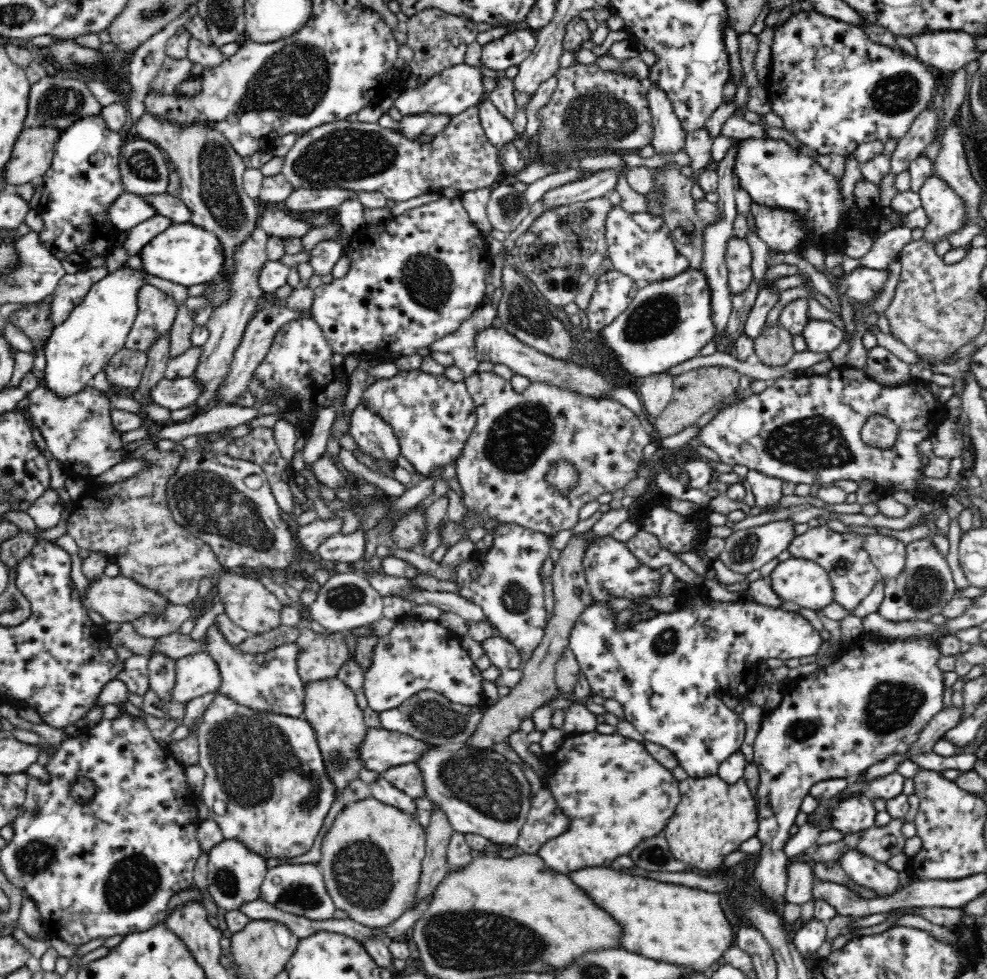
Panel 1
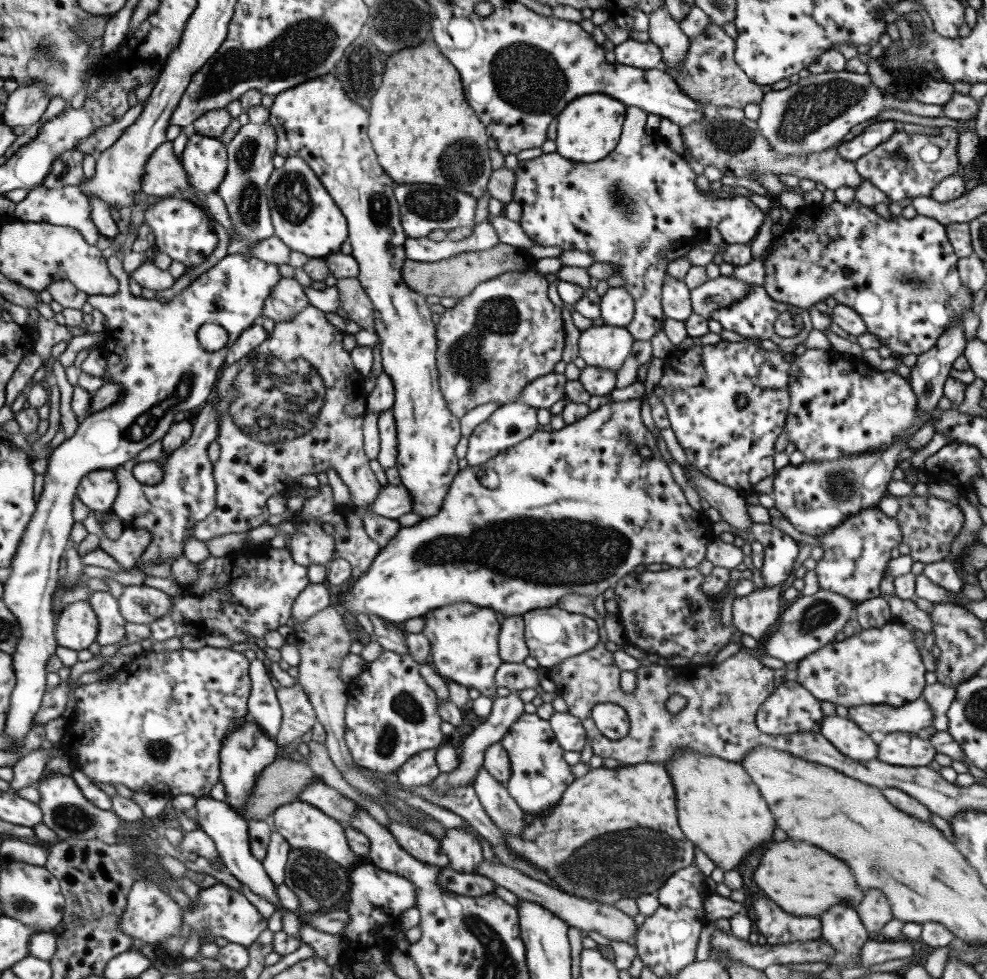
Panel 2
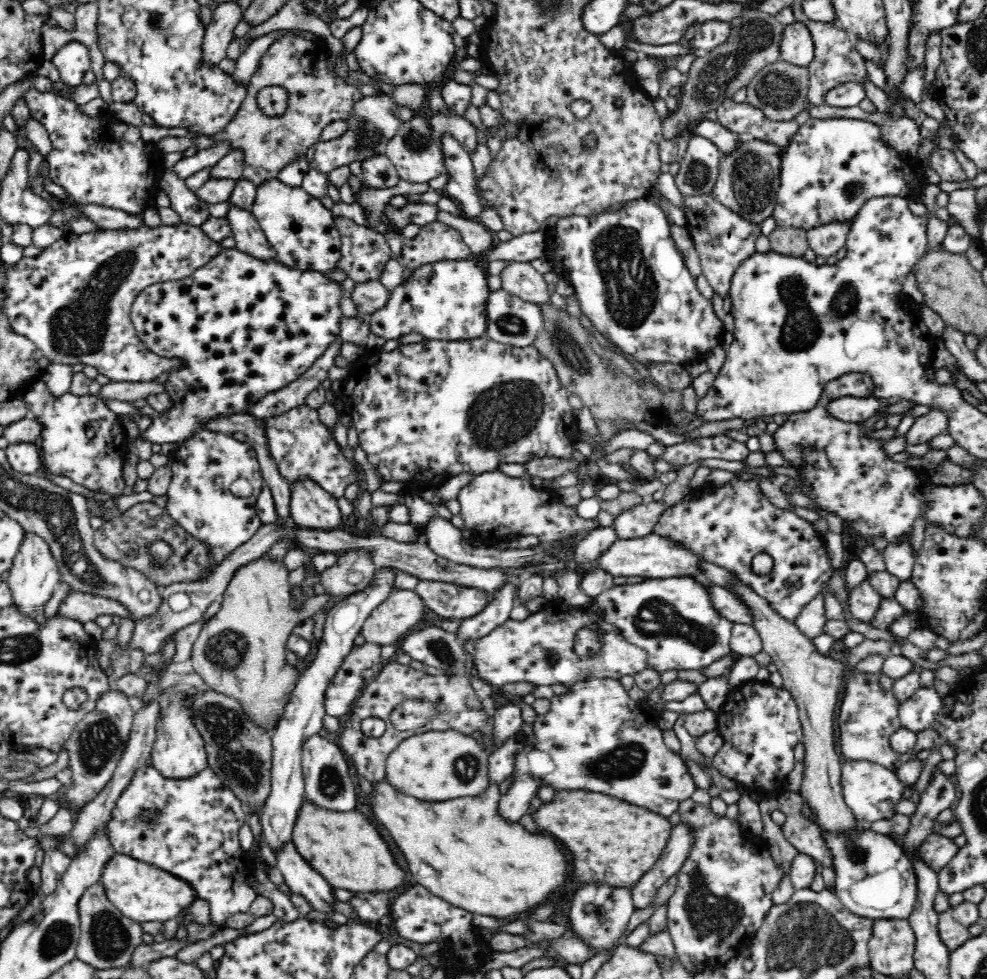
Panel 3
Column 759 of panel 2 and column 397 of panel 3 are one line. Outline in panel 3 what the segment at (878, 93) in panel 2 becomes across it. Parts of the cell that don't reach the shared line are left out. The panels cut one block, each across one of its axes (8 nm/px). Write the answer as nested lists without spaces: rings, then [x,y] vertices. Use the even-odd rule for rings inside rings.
[[[389,94],[376,96],[362,96],[354,107],[354,114],[346,120],[348,131],[341,138],[326,141],[319,141],[313,145],[314,158],[311,161],[311,169],[316,169],[327,176],[340,166],[348,166],[355,161],[368,160],[372,156],[383,156],[386,154],[390,138],[398,134],[398,127],[401,125],[401,118],[395,115],[395,108],[399,104]]]

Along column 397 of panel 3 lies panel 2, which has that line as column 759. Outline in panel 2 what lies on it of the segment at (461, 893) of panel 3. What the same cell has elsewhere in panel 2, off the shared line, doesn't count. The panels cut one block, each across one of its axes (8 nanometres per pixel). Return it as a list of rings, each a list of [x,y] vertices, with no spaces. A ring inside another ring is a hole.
[[[685,748],[663,763],[676,790],[677,820],[686,838],[725,871],[738,868],[746,854],[772,840],[774,818],[748,771],[733,761]]]

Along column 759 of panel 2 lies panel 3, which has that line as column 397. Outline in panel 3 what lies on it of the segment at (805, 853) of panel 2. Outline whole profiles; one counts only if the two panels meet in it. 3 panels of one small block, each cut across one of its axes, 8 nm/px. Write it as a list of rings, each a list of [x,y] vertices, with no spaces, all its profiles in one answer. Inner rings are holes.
[[[304,796],[291,841],[300,856],[310,863],[334,889],[351,892],[386,892],[404,882],[404,870],[394,862],[378,830],[357,810],[338,812],[312,804]]]

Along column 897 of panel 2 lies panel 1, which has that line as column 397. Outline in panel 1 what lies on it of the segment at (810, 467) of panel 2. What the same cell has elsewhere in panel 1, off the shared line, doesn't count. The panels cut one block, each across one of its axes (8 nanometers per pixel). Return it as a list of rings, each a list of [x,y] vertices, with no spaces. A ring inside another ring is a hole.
[[[361,402],[351,414],[349,436],[364,454],[385,464],[397,464],[401,448],[394,431]]]

